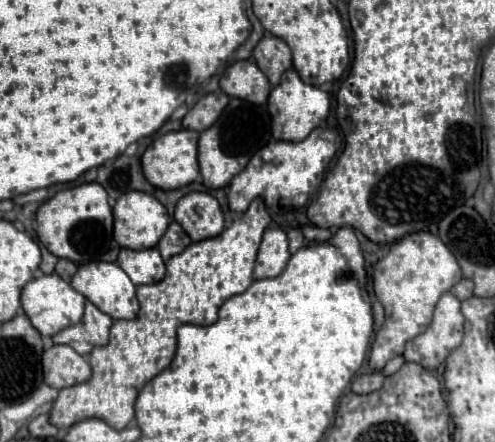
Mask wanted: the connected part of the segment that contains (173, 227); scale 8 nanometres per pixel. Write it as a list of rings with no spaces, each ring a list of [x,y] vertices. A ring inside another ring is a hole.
[[[171,223],[169,225],[169,231],[161,237],[161,243],[157,245],[157,249],[161,251],[161,257],[167,261],[169,257],[185,251],[187,247],[191,245],[191,239],[189,235],[183,231],[183,227],[179,223]]]

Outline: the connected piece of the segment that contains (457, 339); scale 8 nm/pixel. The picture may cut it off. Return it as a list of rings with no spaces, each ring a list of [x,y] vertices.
[[[445,293],[433,315],[433,323],[427,331],[411,339],[405,347],[405,361],[415,361],[425,369],[437,369],[445,357],[461,345],[465,317],[461,313],[461,303],[451,293]]]

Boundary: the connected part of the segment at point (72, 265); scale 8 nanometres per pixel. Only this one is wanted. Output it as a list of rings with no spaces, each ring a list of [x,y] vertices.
[[[59,259],[59,263],[55,265],[55,273],[65,281],[71,281],[75,271],[77,271],[77,263],[69,261],[69,259]]]

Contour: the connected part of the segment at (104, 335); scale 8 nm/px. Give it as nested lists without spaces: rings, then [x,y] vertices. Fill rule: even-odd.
[[[87,301],[83,319],[77,325],[71,325],[71,327],[59,331],[53,337],[53,341],[71,345],[79,355],[89,355],[93,347],[105,345],[109,341],[111,325],[113,325],[113,319]]]

